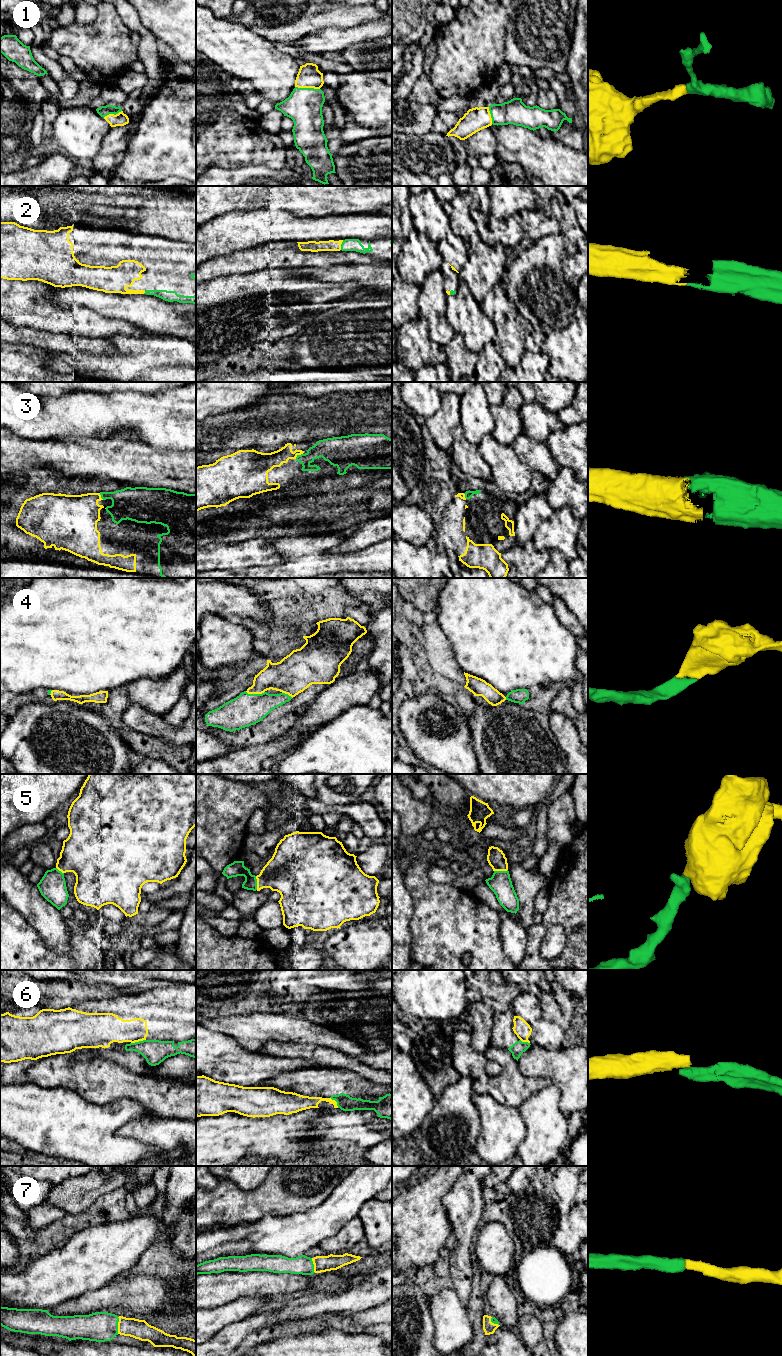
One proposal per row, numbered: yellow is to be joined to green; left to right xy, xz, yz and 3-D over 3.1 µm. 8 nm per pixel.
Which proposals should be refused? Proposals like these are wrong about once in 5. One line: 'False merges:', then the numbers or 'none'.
False merges: 6

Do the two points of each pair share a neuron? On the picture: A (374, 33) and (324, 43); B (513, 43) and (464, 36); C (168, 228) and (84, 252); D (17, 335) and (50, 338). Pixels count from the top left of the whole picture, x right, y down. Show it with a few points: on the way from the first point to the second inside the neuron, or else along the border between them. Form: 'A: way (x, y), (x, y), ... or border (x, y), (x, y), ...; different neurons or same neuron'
A: way (362, 33), (336, 39); same neuron
B: border (510, 19), (506, 26), (504, 60); different neurons
C: border (123, 230), (161, 235), (169, 239); different neurons
D: way (25, 335), (42, 338); same neuron

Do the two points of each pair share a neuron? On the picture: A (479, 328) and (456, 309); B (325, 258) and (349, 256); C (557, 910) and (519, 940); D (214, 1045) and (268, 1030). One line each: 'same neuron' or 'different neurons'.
A: same neuron
B: same neuron
C: different neurons
D: different neurons

